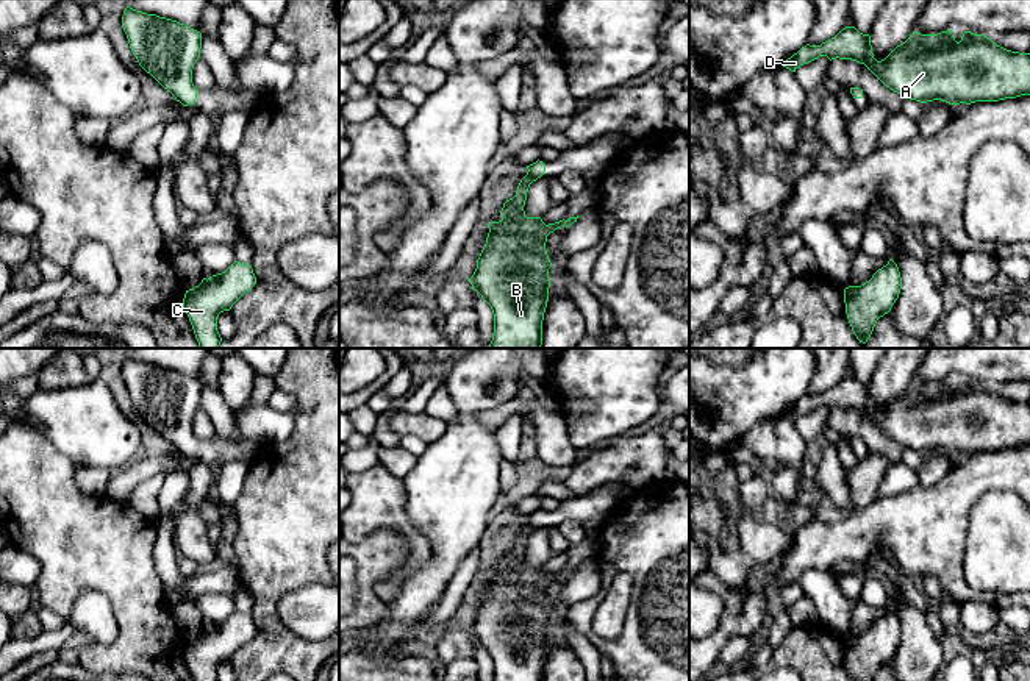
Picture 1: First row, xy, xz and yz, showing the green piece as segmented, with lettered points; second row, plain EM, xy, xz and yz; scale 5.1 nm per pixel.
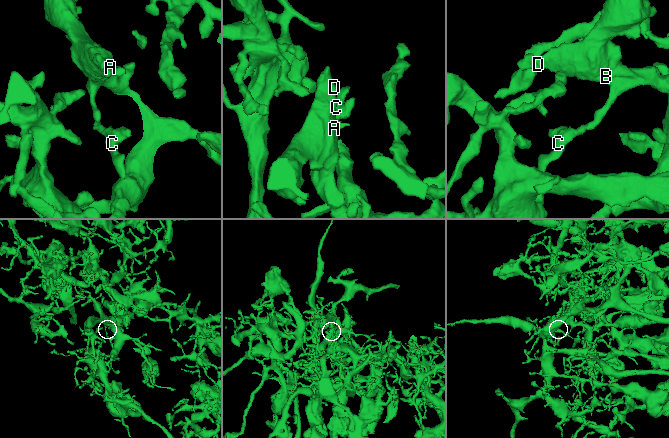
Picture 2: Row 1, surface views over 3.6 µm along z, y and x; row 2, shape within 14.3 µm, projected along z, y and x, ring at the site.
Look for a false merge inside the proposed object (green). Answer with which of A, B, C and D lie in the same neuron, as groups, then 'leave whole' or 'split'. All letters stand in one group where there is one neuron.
A B C D | leave whole

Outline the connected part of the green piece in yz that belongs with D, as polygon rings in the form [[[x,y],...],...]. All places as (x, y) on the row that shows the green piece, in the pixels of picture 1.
[[[846,27],[821,45],[806,44],[788,58],[783,67],[796,72],[800,66],[819,56],[827,56],[830,61],[839,58],[864,64],[886,87],[903,98],[921,103],[941,100],[949,105],[971,105],[1030,95],[1030,53],[1007,50],[989,37],[971,31],[964,31],[960,42],[955,41],[952,30],[938,34],[913,31],[885,59],[877,61],[872,53],[871,36],[860,33],[855,27]]]

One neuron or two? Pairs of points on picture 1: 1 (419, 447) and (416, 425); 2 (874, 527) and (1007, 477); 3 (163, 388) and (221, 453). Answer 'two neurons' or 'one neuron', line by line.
1: two neurons
2: one neuron
3: one neuron

